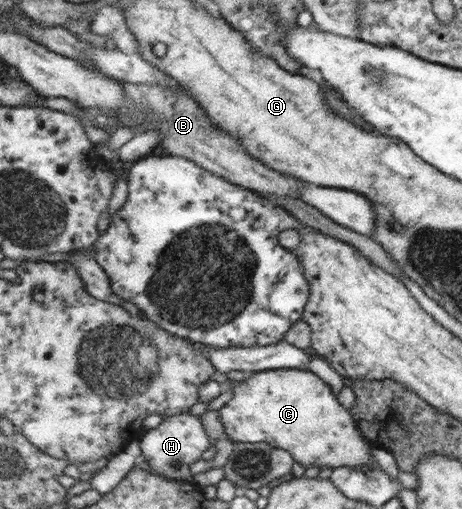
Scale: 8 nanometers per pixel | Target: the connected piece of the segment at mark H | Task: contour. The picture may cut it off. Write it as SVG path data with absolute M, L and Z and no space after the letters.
M186 411L178 415L162 417L157 427L146 430L138 436L140 450L139 461L144 461L154 475L170 480L190 481L188 467L200 459L200 455L208 449L208 437L198 421L198 417L188 415Z

